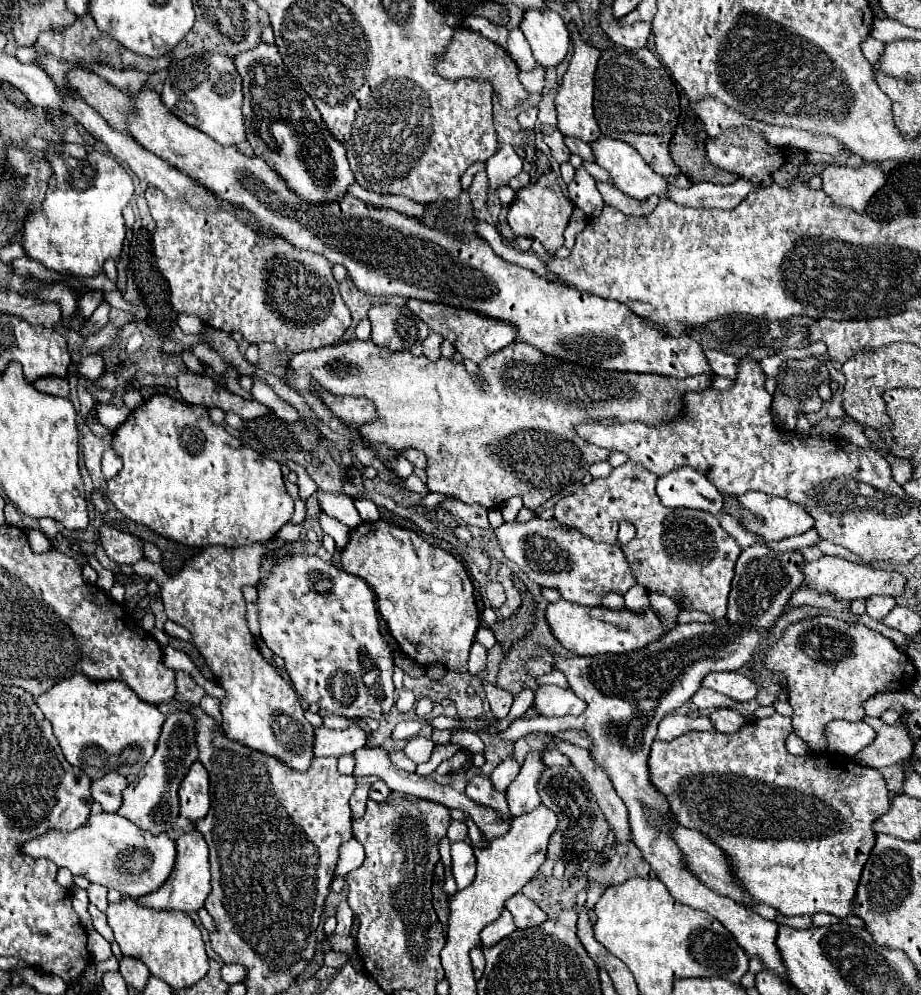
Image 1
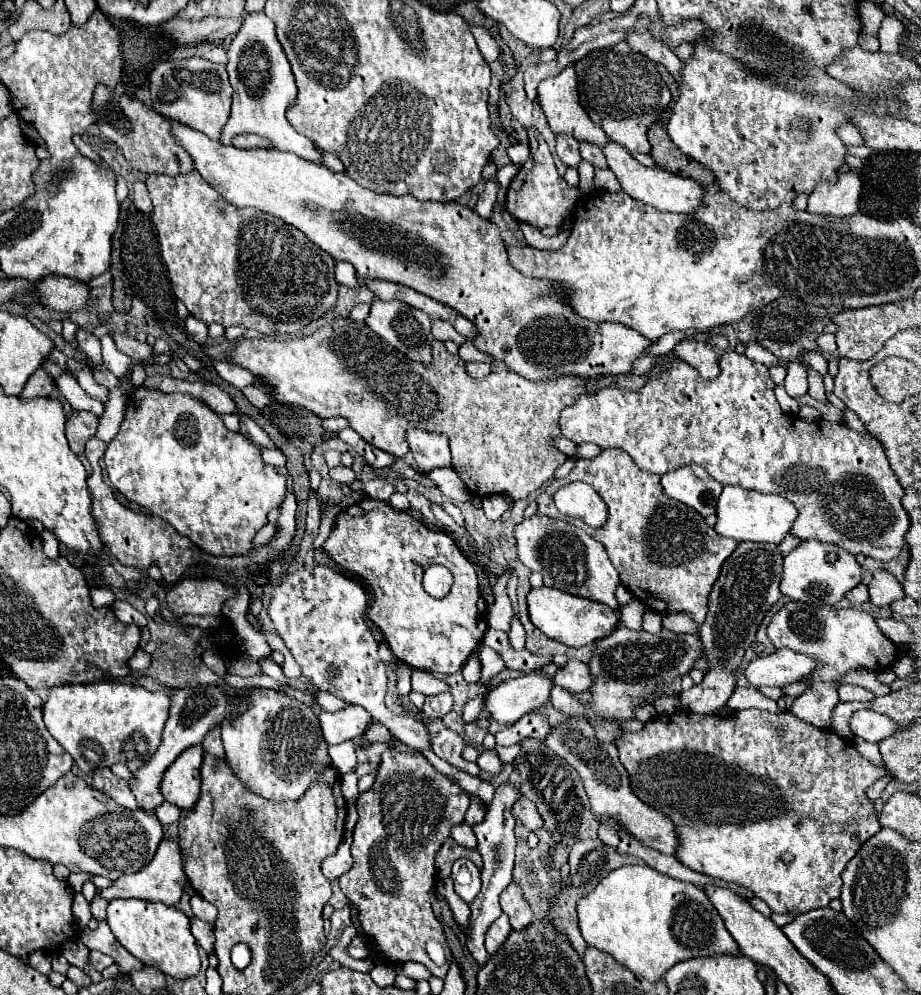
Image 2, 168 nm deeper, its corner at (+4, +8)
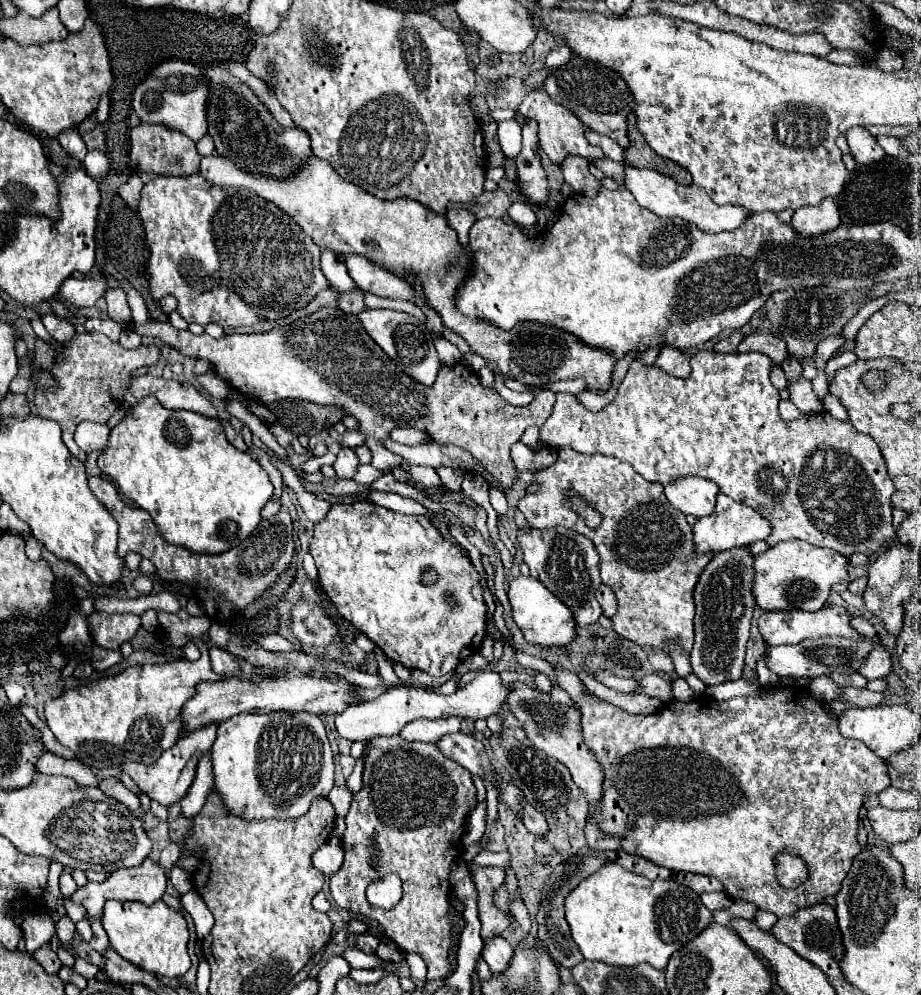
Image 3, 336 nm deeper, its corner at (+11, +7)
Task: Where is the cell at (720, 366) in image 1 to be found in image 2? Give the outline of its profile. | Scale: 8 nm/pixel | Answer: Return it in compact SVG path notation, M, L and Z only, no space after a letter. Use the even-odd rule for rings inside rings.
M685 339L679 345L675 345L673 353L679 355L679 359L683 359L685 363L689 363L693 369L697 369L697 373L703 379L713 379L715 375L719 375L719 357L707 343L695 343Z

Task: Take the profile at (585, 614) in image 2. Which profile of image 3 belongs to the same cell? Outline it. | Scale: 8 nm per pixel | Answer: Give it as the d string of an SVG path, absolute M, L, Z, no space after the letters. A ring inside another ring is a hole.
M530 576L514 578L508 588L508 600L512 606L512 618L528 642L540 644L540 646L568 646L576 640L578 626L572 616L572 610L564 602L560 602L536 578L530 578Z

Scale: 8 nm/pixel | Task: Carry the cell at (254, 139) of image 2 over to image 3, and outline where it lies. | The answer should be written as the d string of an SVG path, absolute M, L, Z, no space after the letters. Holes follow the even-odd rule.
M212 66L206 74L210 76L212 86L212 98L208 104L208 134L214 138L216 152L248 172L262 172L268 176L288 176L300 168L304 158L312 154L308 134L298 128L280 128L256 94L246 84L232 78L222 66Z

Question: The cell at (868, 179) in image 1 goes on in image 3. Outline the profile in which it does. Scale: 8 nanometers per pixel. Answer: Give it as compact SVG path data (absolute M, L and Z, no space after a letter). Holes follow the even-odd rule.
M824 198L818 206L802 206L794 212L790 222L798 232L816 236L840 226L840 210L836 198Z

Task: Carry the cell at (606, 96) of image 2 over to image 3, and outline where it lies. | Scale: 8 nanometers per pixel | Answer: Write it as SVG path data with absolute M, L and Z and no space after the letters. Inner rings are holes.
M574 54L564 66L554 70L546 84L546 92L550 94L552 100L568 108L572 114L576 114L586 128L610 136L614 142L618 142L622 148L628 148L628 134L626 134L626 118L632 114L634 108L634 98L632 92L628 90L624 78L614 70L598 62L590 62Z

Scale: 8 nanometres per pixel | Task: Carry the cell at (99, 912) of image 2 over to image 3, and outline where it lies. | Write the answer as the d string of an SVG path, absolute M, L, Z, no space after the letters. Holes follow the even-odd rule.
M98 918L98 920L92 920L90 926L92 926L92 932L94 932L94 938L90 940L90 946L92 946L94 950L102 952L102 950L108 946L108 936L106 936L102 924L100 924L100 918Z

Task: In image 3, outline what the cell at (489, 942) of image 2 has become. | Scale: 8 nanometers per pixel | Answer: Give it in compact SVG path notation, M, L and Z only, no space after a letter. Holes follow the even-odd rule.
M494 936L494 938L484 940L482 958L490 966L492 974L500 974L502 970L506 970L512 954L514 954L514 948L504 936Z

